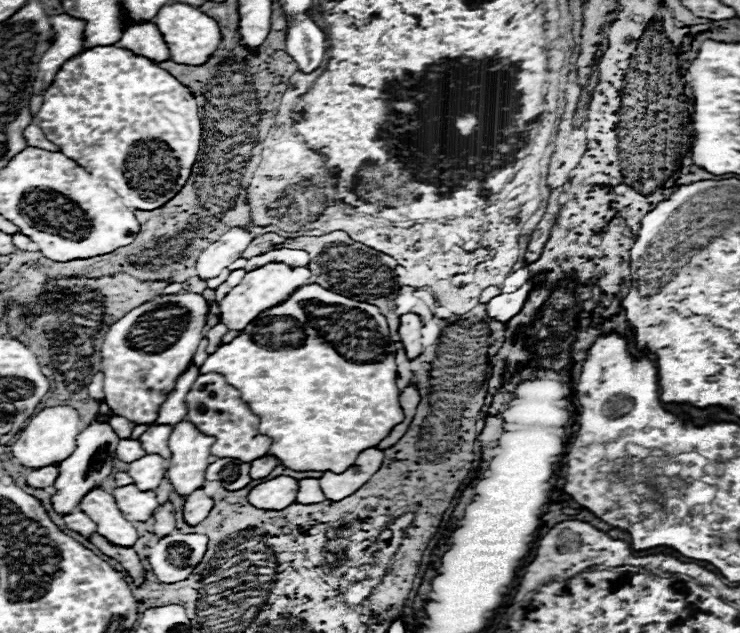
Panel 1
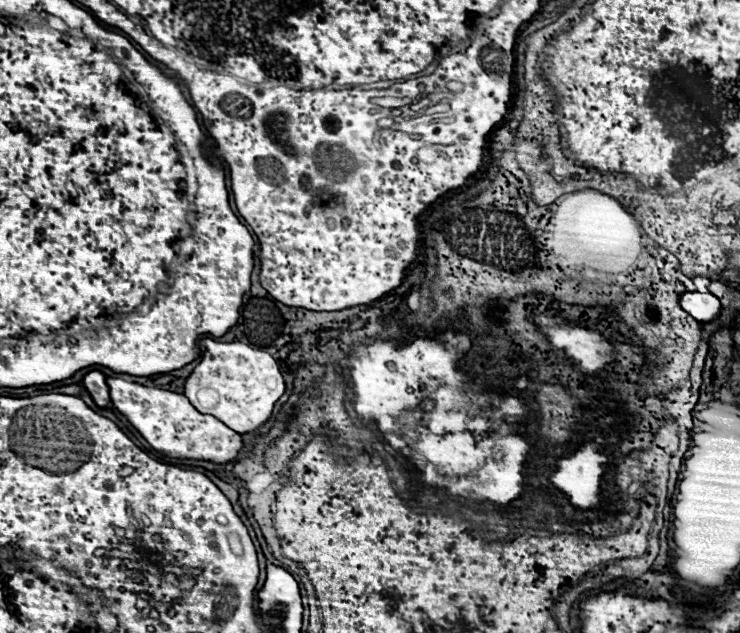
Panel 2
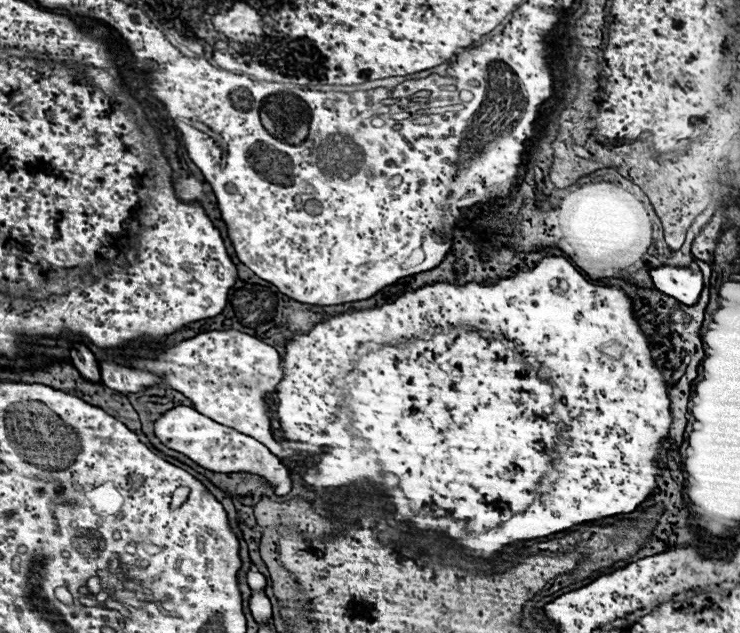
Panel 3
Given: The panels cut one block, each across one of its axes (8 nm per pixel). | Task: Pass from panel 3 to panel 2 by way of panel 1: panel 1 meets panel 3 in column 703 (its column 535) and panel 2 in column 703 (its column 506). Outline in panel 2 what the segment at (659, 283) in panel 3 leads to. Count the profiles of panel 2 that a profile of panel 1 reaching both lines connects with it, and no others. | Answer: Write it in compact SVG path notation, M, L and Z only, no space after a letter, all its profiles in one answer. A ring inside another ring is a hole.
M684 292L680 306L698 322L712 322L720 312L720 300L710 292Z

